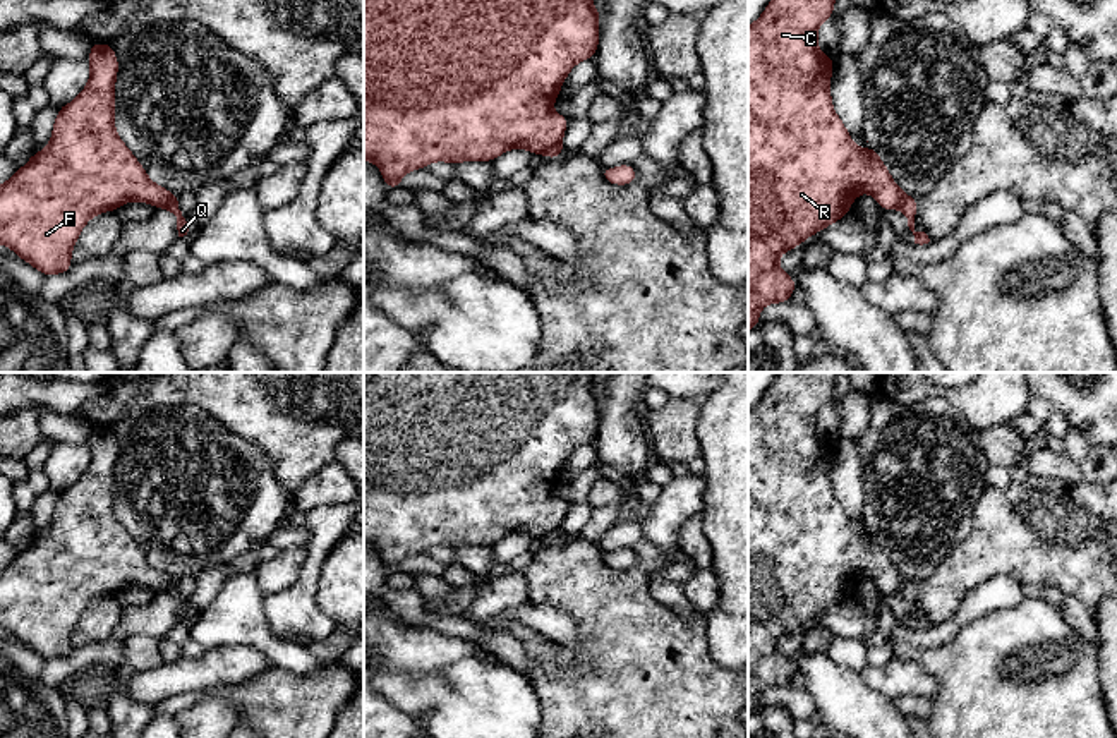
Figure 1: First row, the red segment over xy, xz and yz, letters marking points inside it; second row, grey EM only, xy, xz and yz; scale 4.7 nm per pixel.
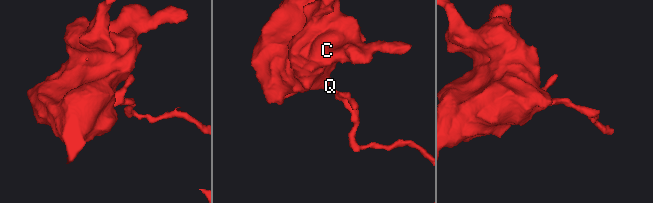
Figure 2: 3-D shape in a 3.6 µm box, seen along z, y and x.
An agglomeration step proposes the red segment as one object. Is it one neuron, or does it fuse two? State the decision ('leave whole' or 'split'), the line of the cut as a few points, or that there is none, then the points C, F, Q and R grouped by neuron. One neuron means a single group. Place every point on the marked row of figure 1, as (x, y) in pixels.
split | xz (560, 143), (543, 153) | C F R / Q

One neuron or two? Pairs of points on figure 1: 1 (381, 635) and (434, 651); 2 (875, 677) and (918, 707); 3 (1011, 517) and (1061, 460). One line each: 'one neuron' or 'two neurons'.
1: one neuron
2: two neurons
3: two neurons

